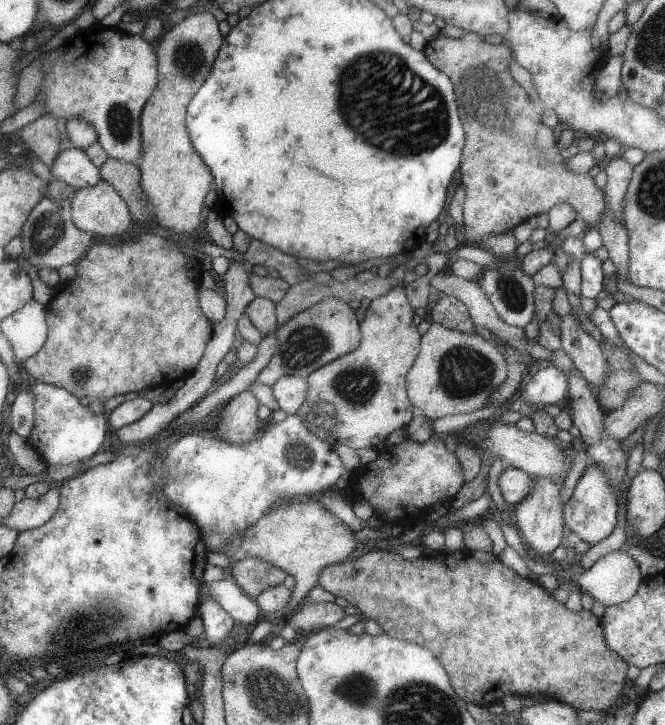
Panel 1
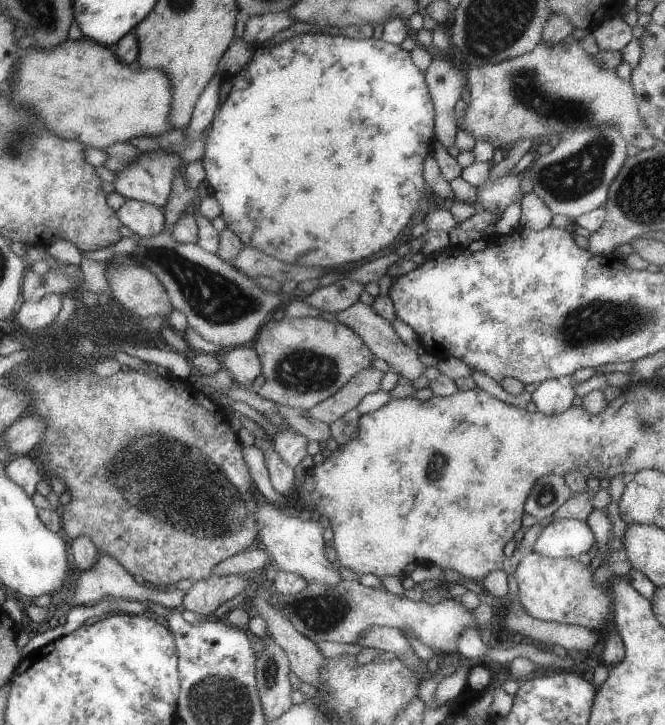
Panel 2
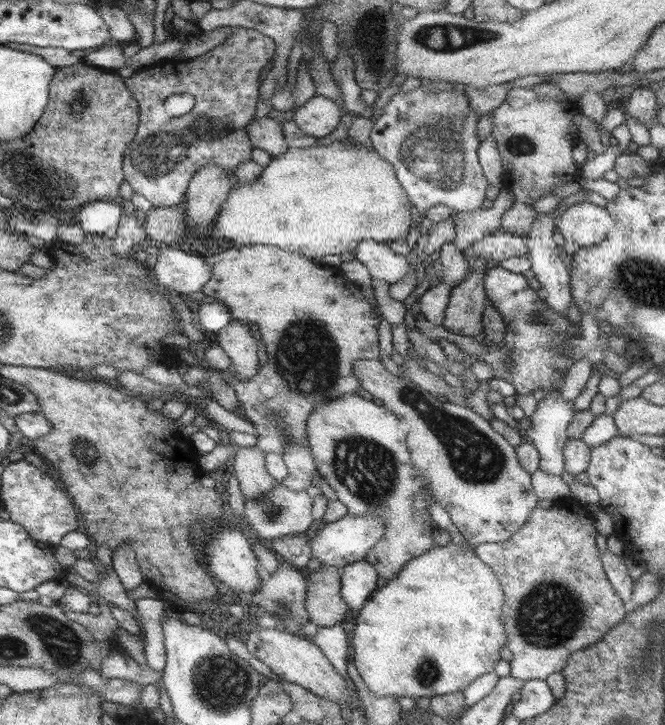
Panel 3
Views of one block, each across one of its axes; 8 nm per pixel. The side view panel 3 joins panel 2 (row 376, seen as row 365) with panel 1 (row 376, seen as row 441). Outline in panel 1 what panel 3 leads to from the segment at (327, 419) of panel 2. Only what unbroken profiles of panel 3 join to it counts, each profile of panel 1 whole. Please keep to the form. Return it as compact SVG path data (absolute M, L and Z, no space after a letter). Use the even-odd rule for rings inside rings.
M431 323L431 326L420 339L420 352L410 367L408 374L408 392L417 411L430 421L442 418L447 414L468 414L484 408L493 399L508 378L508 368L500 350L496 350L490 342L484 342L478 334L464 334L460 330L444 328L442 324Z

